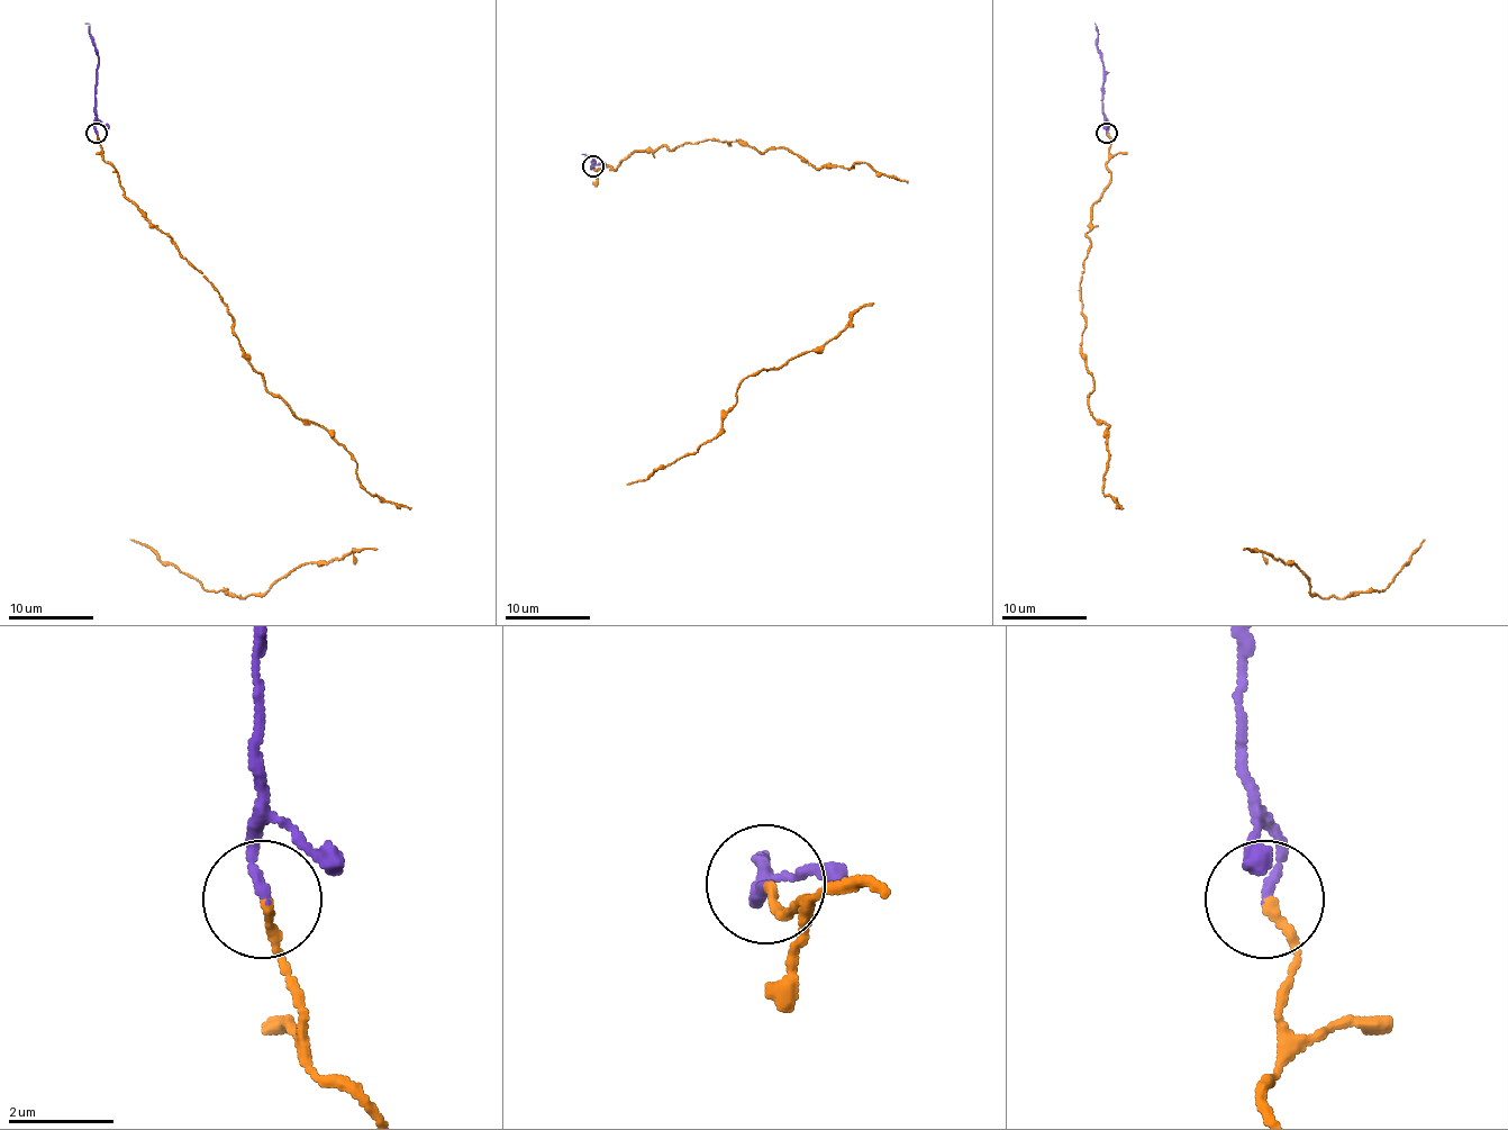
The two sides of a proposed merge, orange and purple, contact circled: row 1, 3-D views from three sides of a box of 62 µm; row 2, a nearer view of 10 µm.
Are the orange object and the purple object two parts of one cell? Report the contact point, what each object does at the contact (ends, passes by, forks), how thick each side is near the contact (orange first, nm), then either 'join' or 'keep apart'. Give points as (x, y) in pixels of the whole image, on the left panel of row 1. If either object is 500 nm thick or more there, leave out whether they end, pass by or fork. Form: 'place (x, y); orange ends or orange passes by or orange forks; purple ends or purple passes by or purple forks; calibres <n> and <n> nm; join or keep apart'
place (96, 133); orange ends; purple ends; calibres 190 and 160 nm; join

